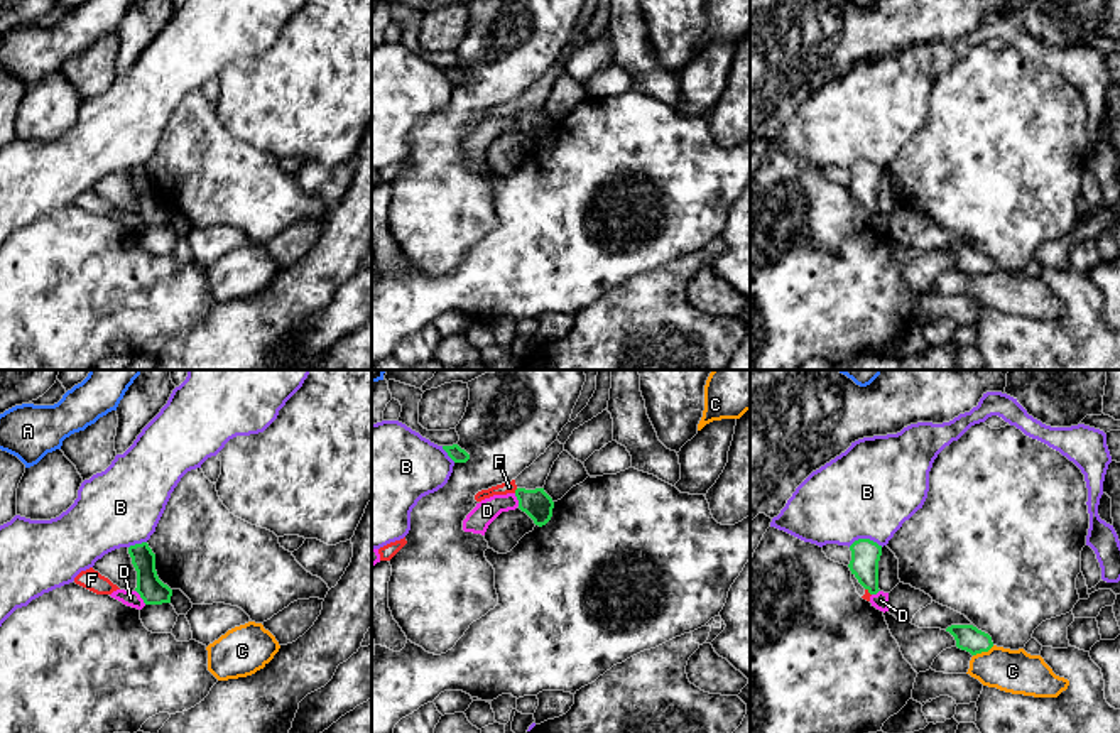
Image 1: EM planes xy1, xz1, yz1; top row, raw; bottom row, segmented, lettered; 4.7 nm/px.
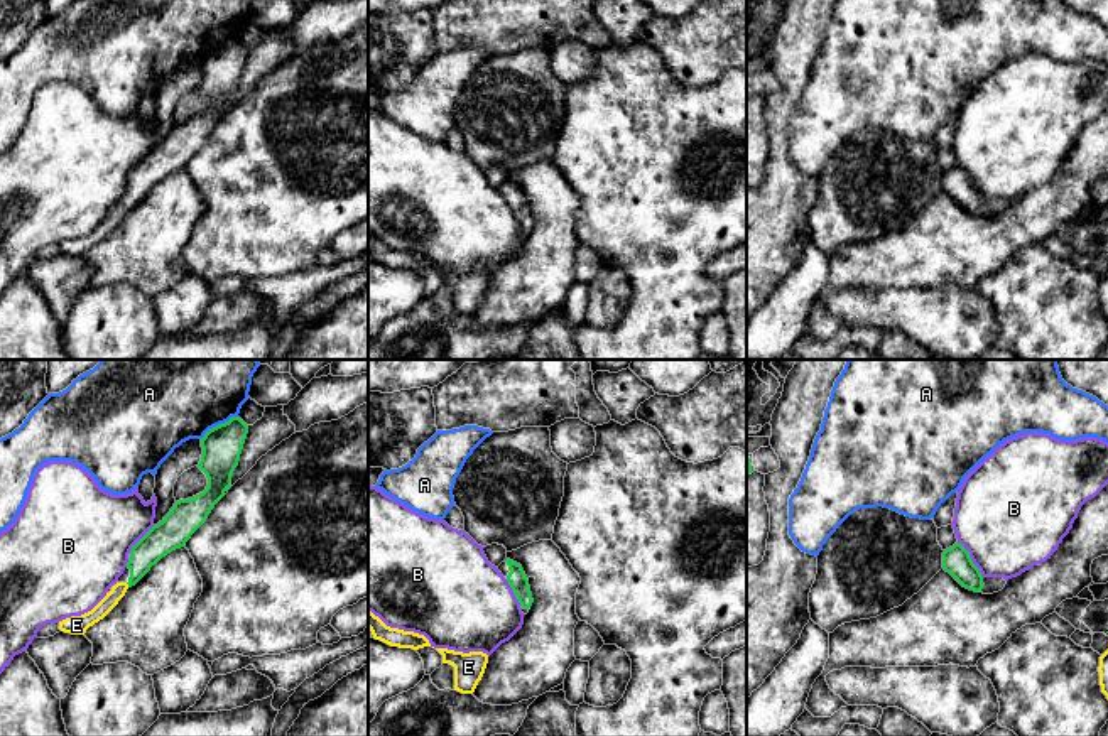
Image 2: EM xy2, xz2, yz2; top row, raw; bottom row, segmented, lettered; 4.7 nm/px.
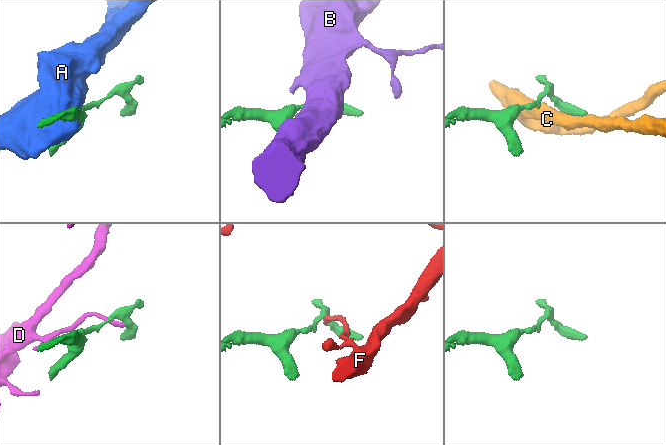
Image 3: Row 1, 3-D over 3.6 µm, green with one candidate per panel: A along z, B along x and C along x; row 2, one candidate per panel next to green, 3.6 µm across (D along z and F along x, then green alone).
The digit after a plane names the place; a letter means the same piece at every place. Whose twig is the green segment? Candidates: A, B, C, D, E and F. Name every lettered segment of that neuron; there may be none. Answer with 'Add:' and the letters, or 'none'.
Add: E

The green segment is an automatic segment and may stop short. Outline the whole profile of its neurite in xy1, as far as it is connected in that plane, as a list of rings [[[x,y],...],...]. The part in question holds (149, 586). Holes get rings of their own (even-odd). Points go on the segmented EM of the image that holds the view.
[[[147,542],[128,547],[132,564],[137,571],[137,588],[145,605],[171,603],[172,589],[164,584],[155,571],[155,554]]]

